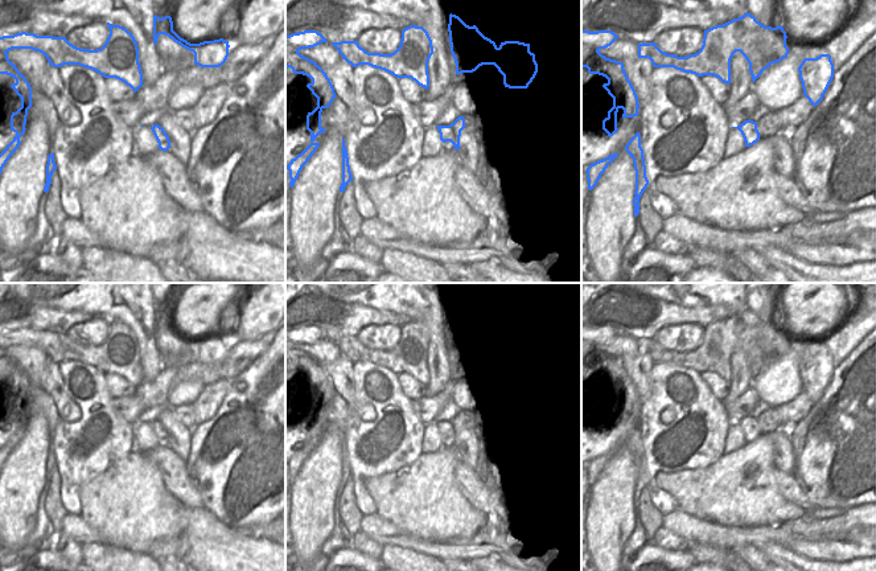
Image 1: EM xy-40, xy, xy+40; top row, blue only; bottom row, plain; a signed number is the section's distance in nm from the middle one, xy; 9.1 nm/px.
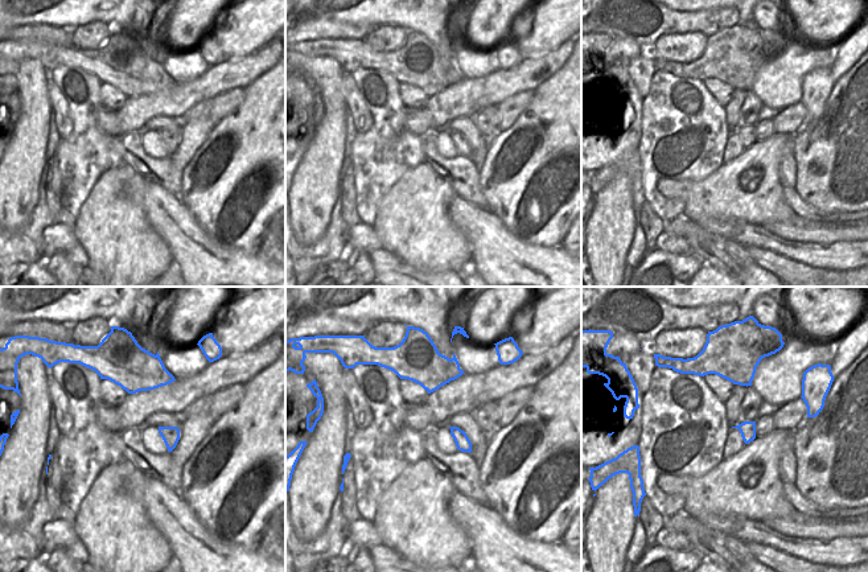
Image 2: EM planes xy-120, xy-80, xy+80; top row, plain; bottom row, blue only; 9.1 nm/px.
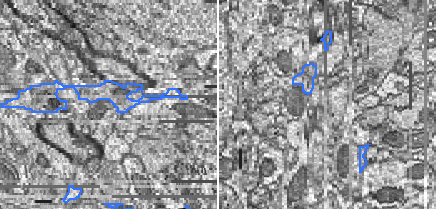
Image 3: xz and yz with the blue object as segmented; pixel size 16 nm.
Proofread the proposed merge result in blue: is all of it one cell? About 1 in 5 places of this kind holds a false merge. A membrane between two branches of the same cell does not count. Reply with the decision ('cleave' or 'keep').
cleave

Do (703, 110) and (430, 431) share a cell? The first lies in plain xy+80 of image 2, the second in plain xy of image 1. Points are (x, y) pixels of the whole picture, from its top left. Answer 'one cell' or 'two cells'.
two cells

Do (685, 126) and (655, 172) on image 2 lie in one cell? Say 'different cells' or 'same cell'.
same cell

